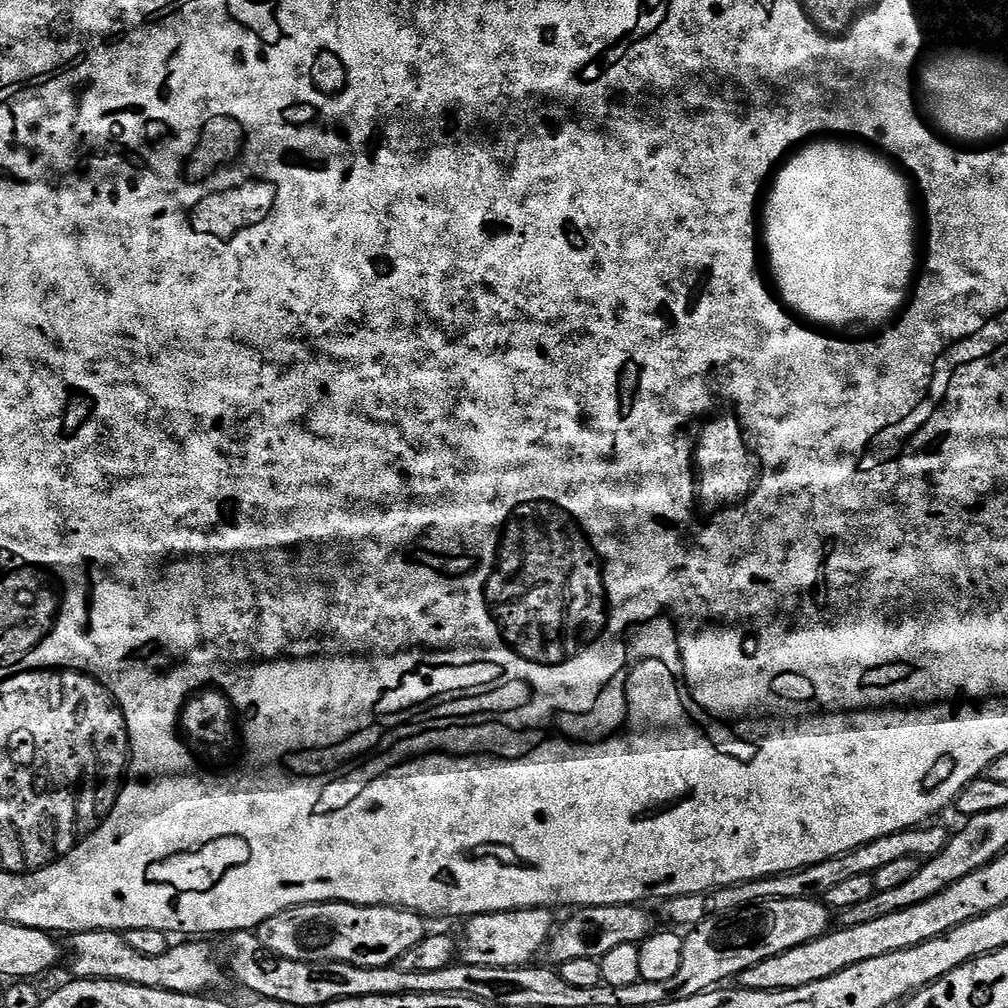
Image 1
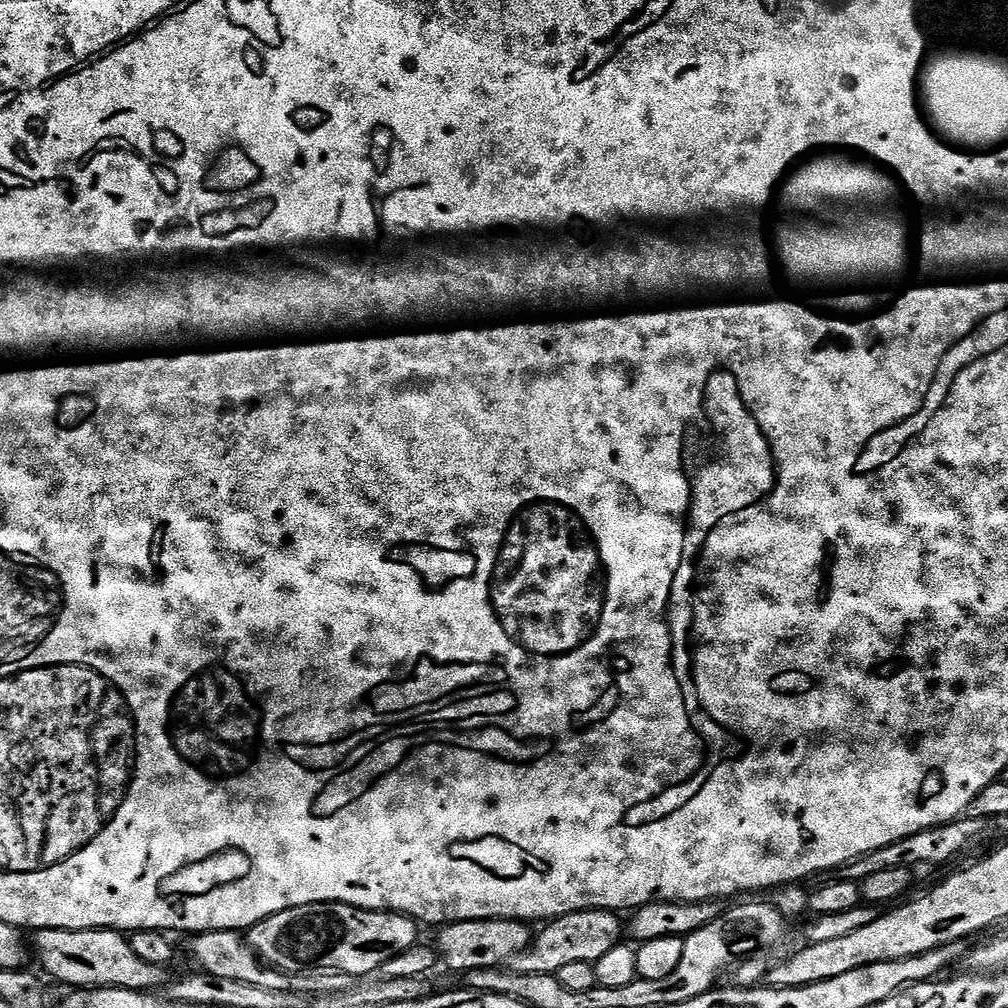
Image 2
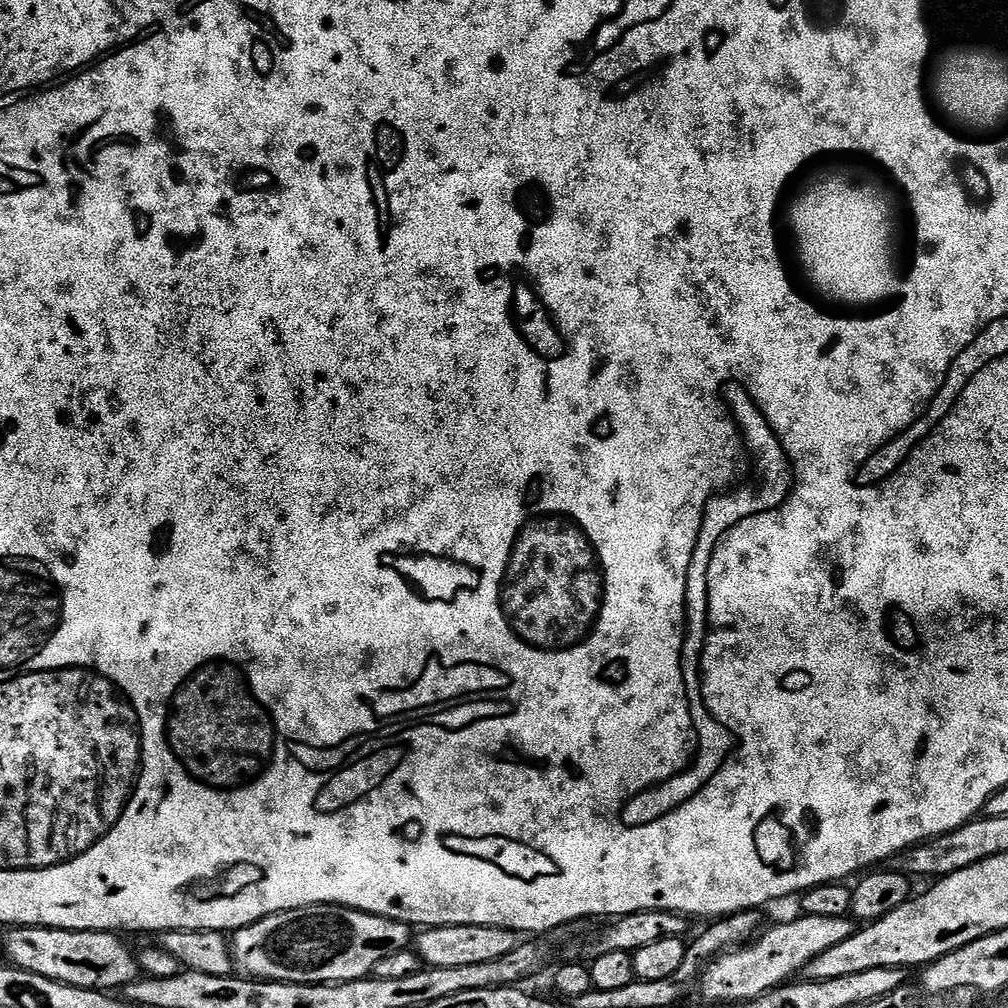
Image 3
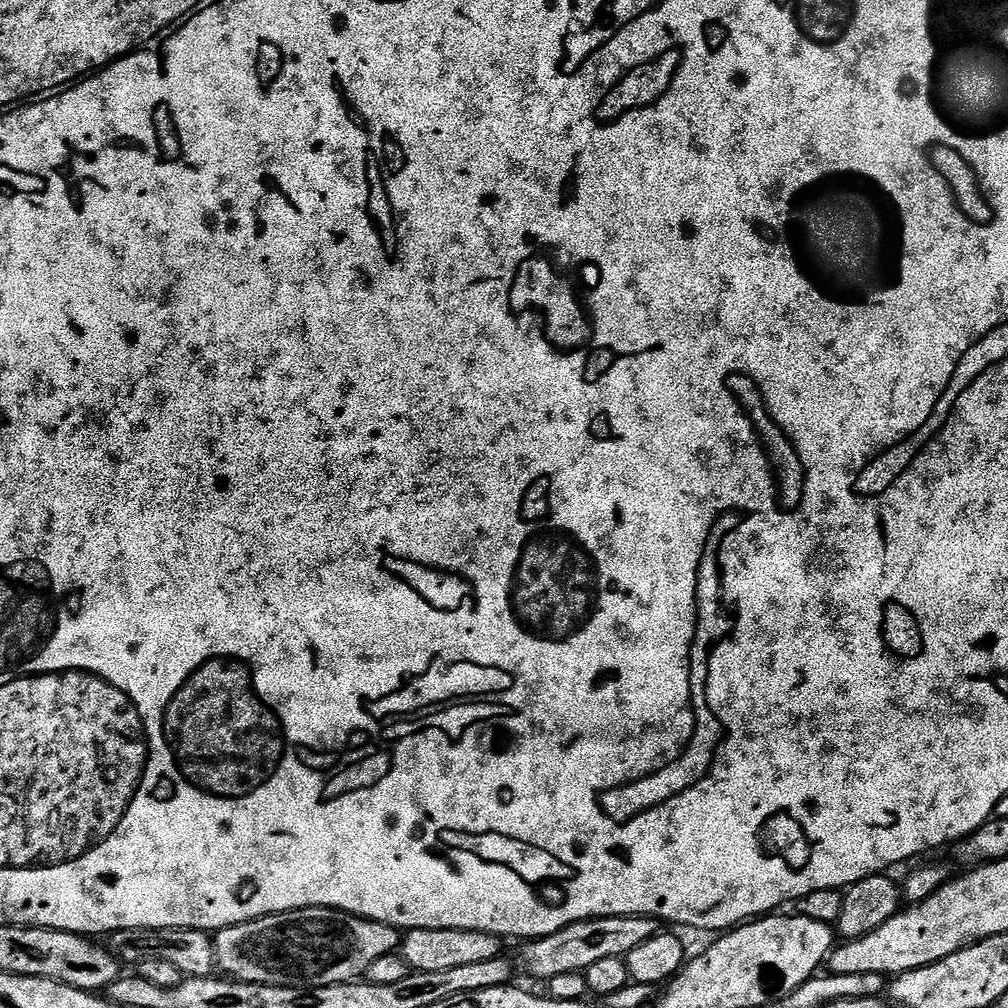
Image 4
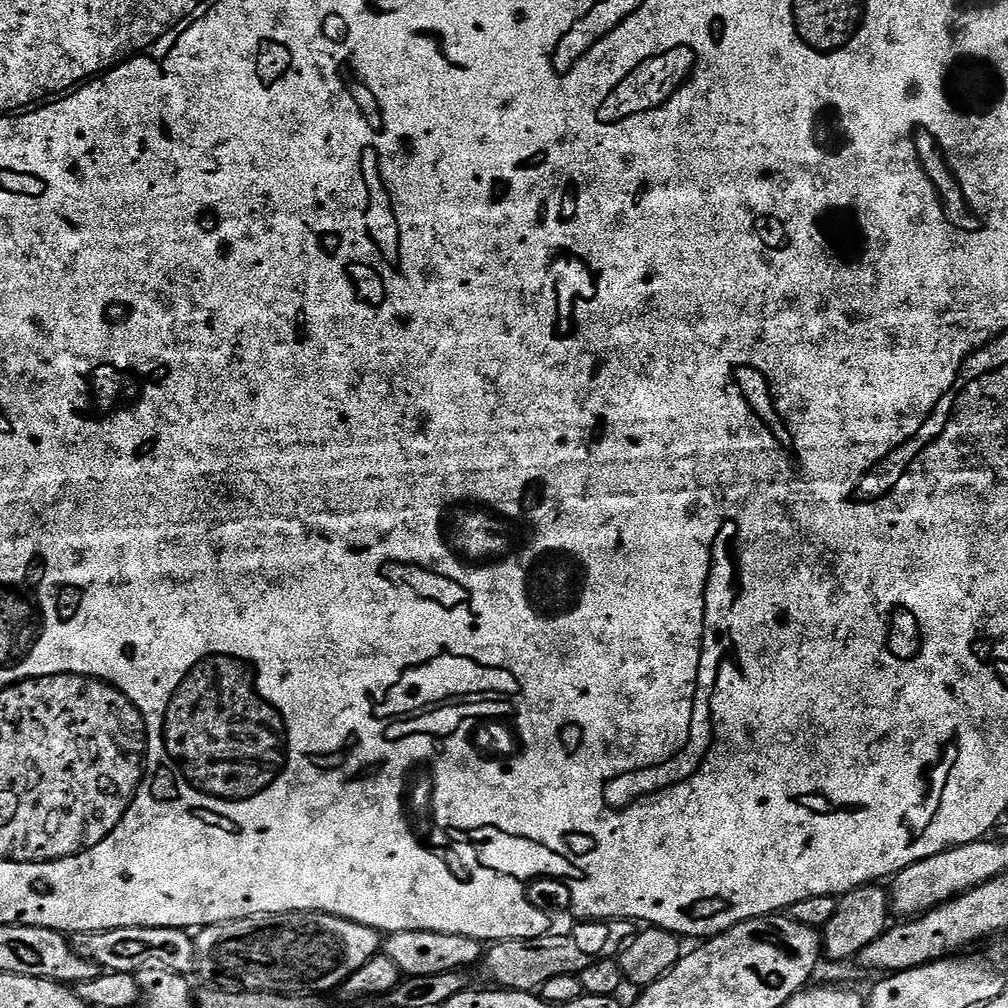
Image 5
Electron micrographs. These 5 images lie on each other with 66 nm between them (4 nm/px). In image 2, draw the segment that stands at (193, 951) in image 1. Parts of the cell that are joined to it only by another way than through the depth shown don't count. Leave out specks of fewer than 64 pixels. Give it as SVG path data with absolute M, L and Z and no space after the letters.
M42 928L35 933L34 956L56 980L61 980L72 990L86 988L125 988L135 992L156 992L169 983L169 969L163 964L146 962L134 951L131 939L125 933L110 928L87 928L86 930L66 930L65 928Z

